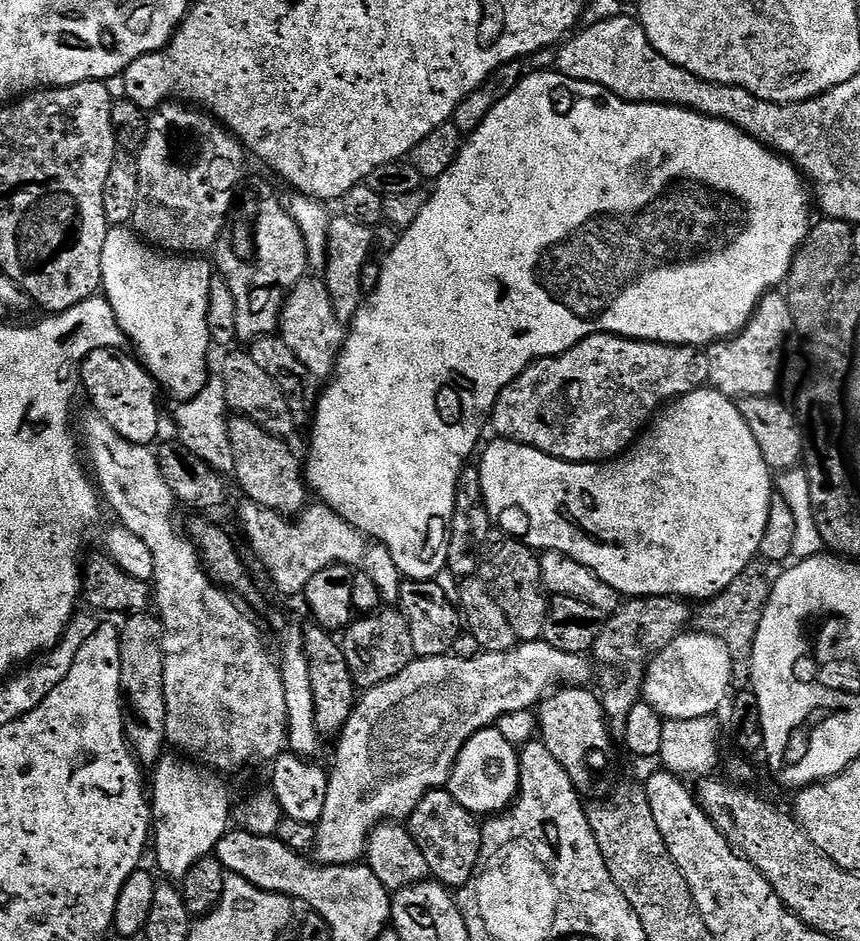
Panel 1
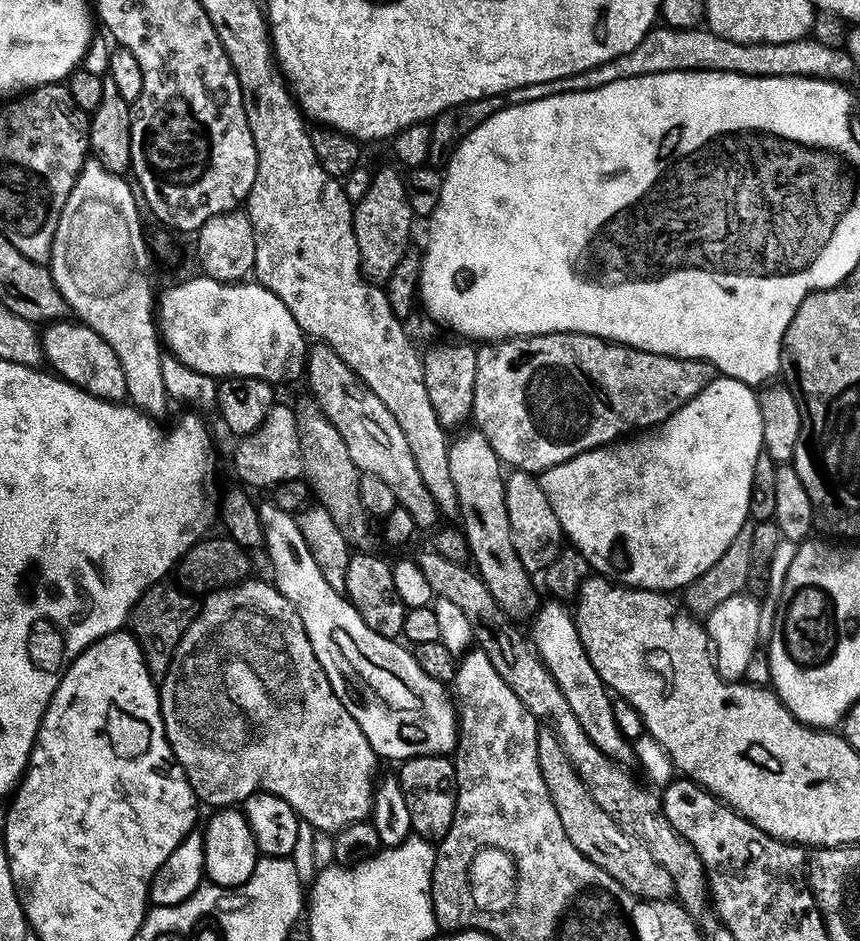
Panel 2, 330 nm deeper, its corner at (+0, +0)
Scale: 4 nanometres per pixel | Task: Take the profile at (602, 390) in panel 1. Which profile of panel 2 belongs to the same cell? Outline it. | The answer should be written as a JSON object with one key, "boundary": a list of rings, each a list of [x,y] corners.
{"boundary":[[[550,334],[549,336],[521,336],[514,340],[505,340],[503,342],[492,342],[487,346],[481,347],[477,351],[478,358],[478,378],[476,379],[476,389],[474,390],[474,417],[475,427],[490,442],[490,446],[494,450],[494,454],[498,454],[501,465],[507,466],[509,469],[518,472],[531,472],[533,474],[543,474],[549,472],[551,468],[562,466],[566,462],[570,462],[574,458],[578,458],[582,454],[594,451],[595,448],[607,448],[608,445],[617,443],[621,438],[627,437],[629,434],[639,433],[641,430],[651,430],[659,428],[661,424],[665,424],[671,416],[678,410],[682,410],[682,406],[686,406],[694,398],[698,398],[698,394],[702,394],[702,390],[706,390],[706,386],[710,386],[713,380],[717,379],[718,373],[713,364],[707,364],[705,360],[679,360],[677,356],[659,356],[653,352],[640,352],[637,348],[627,348],[624,344],[613,344],[610,340],[603,340],[597,336],[583,336],[582,334]]]}

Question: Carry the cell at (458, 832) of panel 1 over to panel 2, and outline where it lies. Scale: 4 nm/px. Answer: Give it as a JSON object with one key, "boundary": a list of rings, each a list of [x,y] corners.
{"boundary":[[[427,756],[403,761],[399,765],[400,789],[410,810],[412,831],[421,840],[439,842],[450,834],[456,814],[456,765],[451,759]]]}

